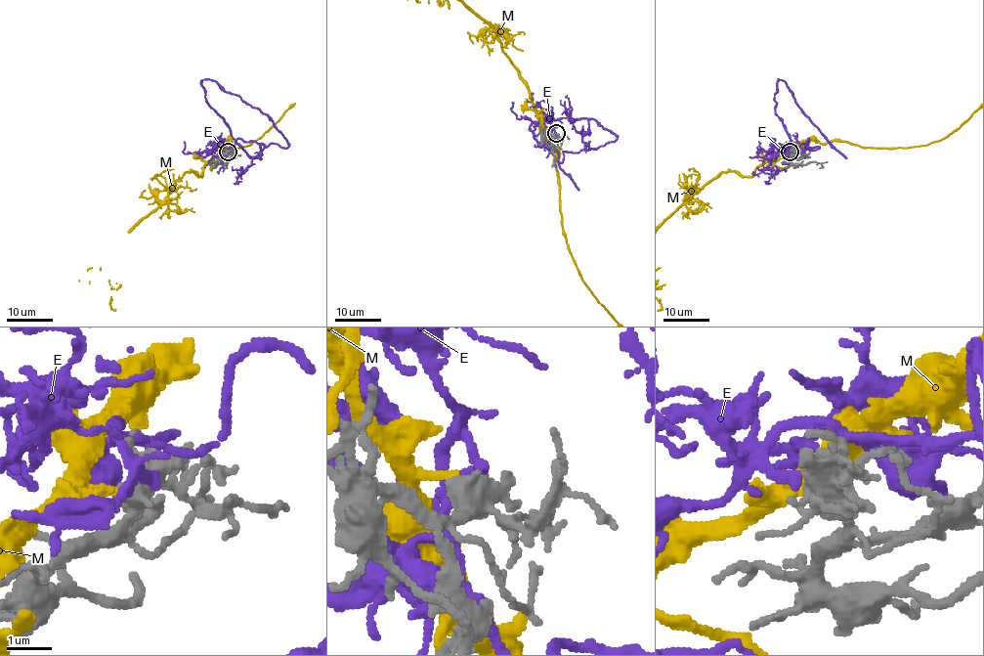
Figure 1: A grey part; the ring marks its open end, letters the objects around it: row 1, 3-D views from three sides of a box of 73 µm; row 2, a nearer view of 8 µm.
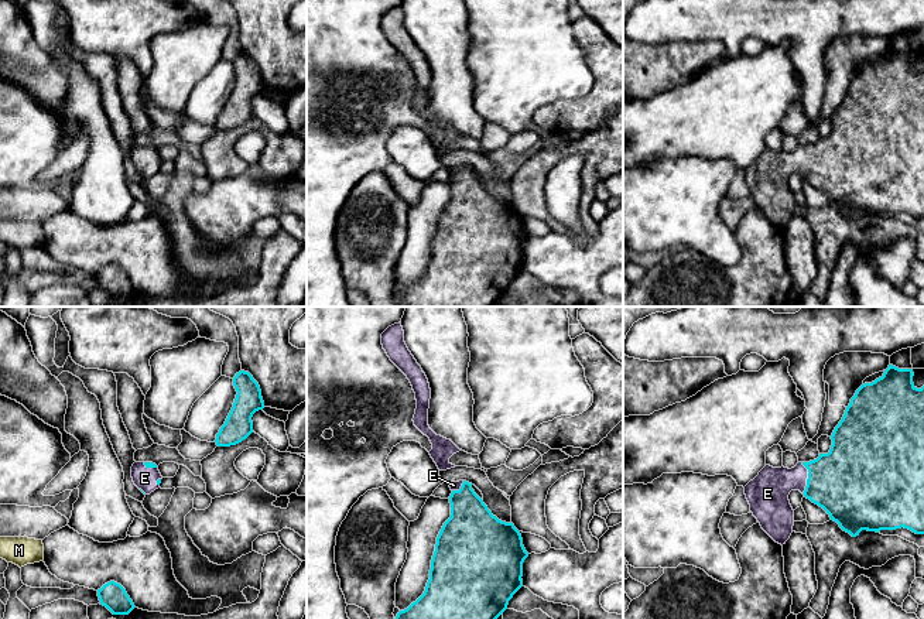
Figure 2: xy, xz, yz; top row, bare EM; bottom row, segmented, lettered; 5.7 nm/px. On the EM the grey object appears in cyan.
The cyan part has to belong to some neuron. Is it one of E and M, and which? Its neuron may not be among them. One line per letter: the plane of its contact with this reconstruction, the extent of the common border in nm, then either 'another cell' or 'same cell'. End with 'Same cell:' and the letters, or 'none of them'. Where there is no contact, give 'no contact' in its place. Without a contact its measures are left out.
E: meets cyan in yz; contact 180 nm long; same cell
M: no contact; another cell
Same cell: E

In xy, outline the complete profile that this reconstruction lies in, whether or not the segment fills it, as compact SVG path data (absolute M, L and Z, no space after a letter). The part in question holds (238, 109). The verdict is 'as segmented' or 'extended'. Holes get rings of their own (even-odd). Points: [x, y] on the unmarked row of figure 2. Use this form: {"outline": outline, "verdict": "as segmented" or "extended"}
{"outline": "M249 55L236 57L233 69L237 78L225 107L216 117L218 130L236 129L246 123L253 116L253 98L264 92L260 69Z", "verdict": "as segmented"}

